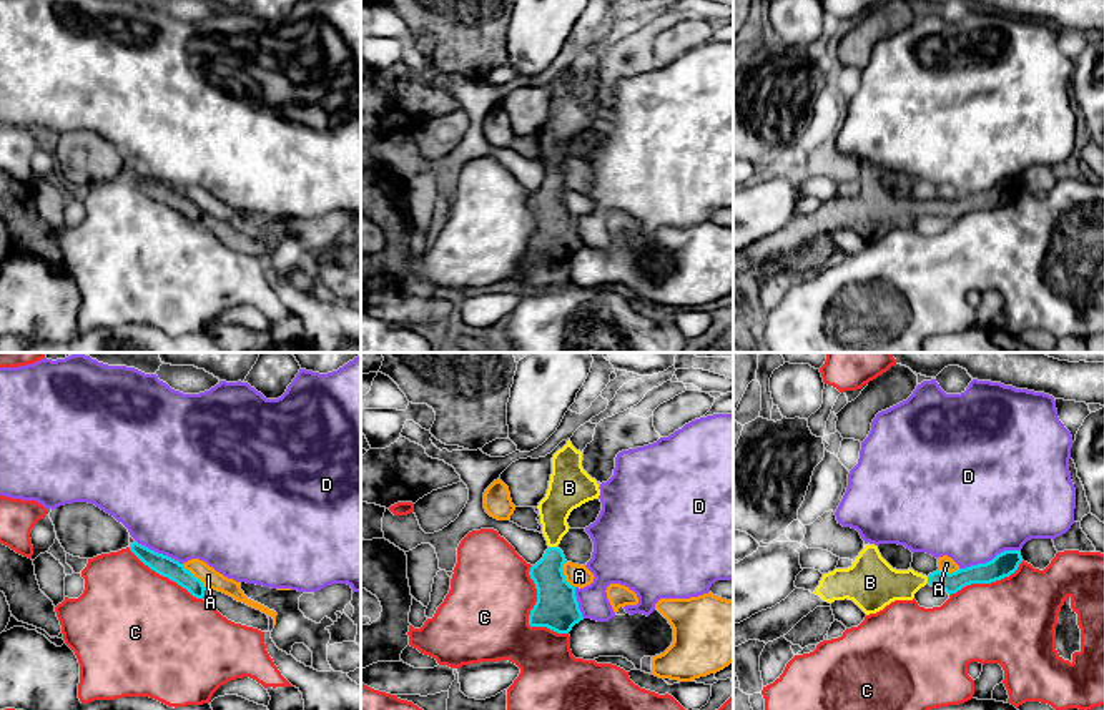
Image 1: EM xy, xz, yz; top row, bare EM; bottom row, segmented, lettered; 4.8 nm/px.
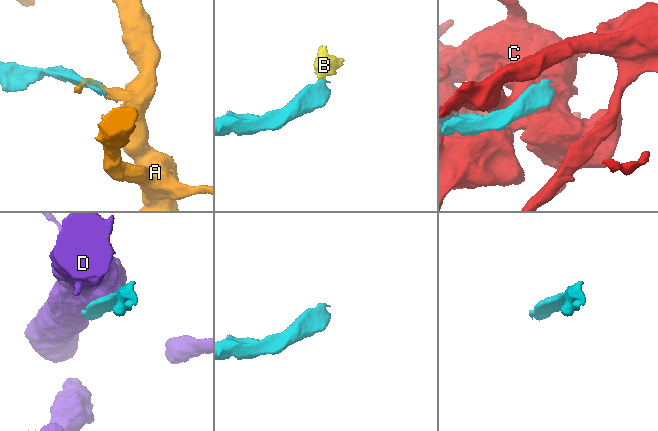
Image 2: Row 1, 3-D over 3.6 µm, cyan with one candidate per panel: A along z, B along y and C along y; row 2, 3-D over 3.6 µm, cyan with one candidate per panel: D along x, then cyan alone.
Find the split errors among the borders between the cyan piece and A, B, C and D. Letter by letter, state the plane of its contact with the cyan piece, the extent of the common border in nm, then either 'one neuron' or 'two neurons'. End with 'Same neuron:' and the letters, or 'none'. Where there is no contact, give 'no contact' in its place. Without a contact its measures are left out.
A: xz | 140 nm | two neurons
B: xz | 40 nm | one neuron
C: xz | 380 nm | two neurons
D: yz | 300 nm | two neurons
Same neuron: B

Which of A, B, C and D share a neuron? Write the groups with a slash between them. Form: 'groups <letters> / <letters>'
groups A / B / C / D

